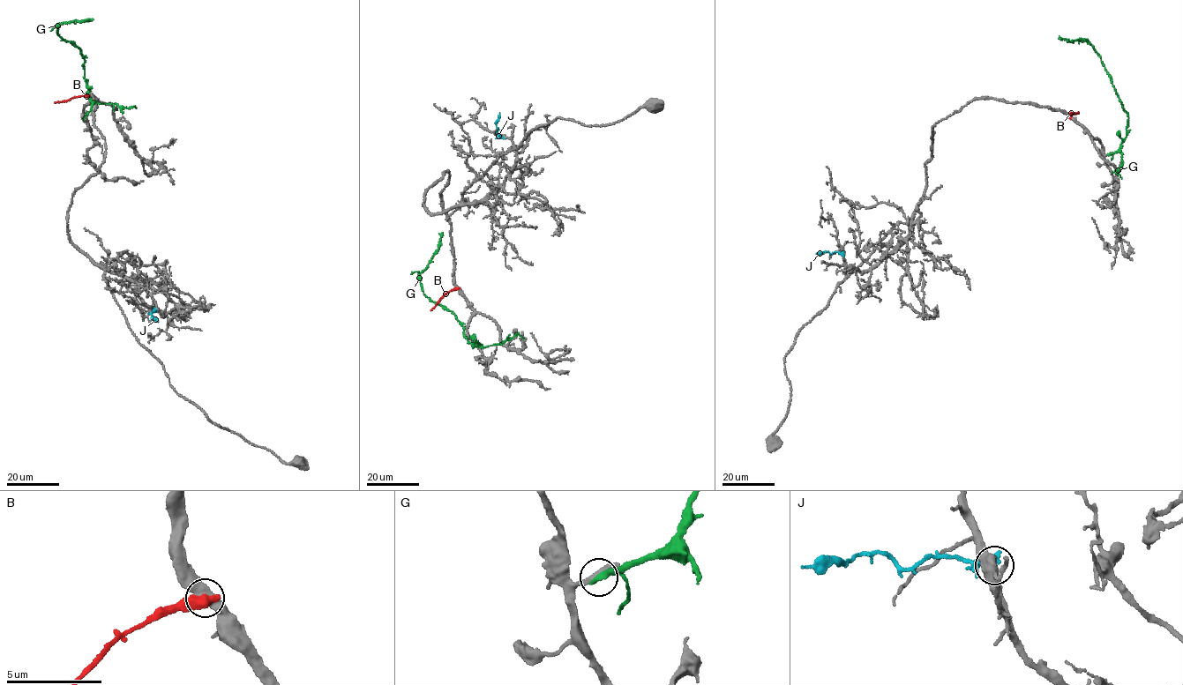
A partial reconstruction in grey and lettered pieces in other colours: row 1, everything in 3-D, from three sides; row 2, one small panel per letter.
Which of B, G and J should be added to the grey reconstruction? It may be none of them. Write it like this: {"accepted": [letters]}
{"accepted": []}

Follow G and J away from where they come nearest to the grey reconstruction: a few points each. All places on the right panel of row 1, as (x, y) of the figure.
G: (1109, 154), (1117, 151), (1126, 136), (1127, 115), (1092, 45), (1087, 40), (1073, 41), (1059, 38)
J: (843, 253), (816, 253)

